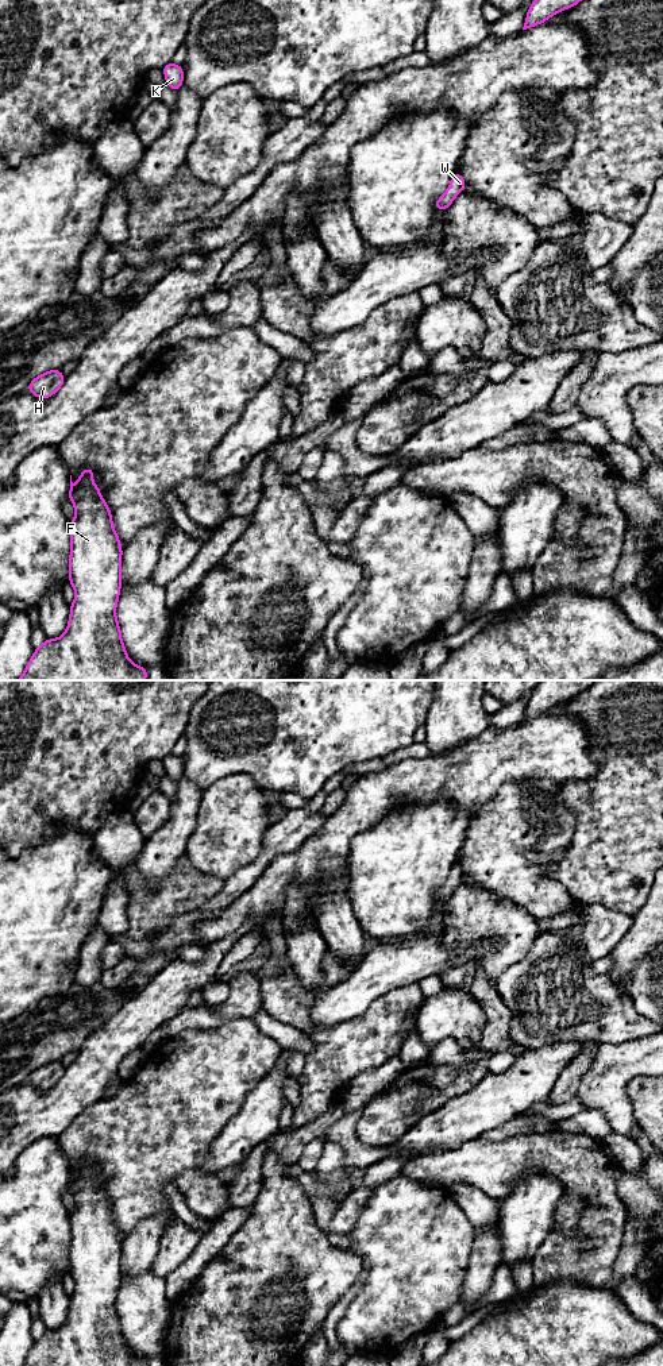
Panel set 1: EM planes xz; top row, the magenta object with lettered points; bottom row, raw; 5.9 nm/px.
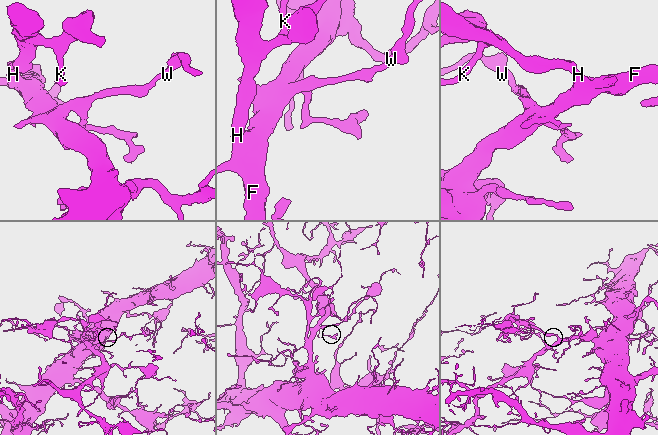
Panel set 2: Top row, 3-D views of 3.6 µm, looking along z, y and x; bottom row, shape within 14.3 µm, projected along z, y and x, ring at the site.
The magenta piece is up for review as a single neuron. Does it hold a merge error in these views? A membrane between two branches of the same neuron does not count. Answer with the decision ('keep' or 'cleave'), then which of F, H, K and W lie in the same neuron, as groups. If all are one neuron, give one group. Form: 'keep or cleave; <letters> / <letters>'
keep; F H K W

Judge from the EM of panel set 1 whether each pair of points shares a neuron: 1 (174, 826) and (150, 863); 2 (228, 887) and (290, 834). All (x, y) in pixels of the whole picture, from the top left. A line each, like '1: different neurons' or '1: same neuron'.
1: same neuron
2: same neuron

